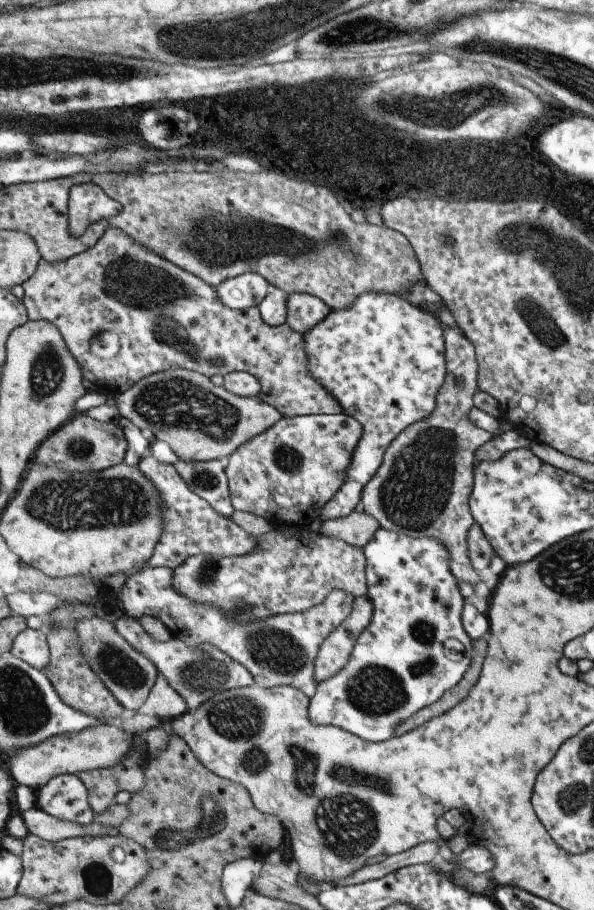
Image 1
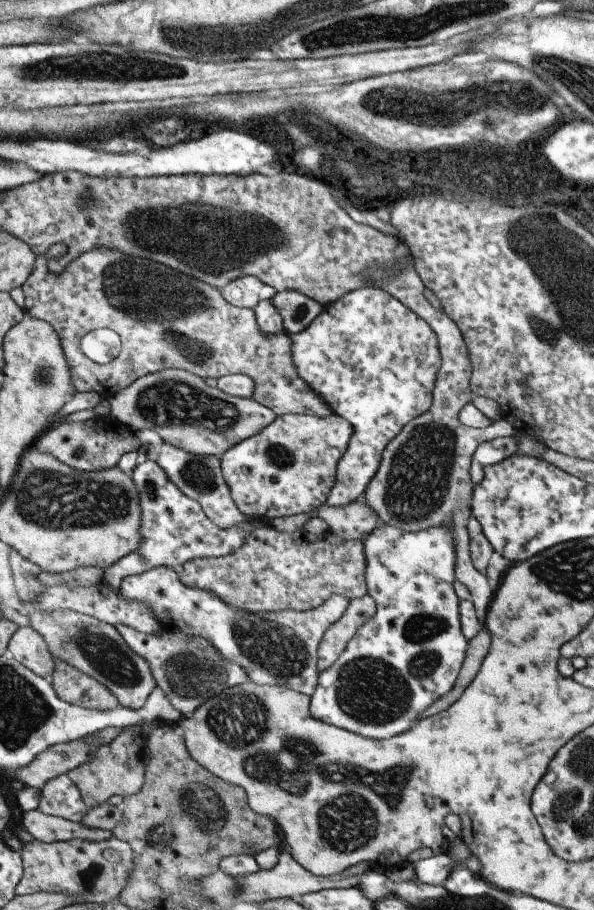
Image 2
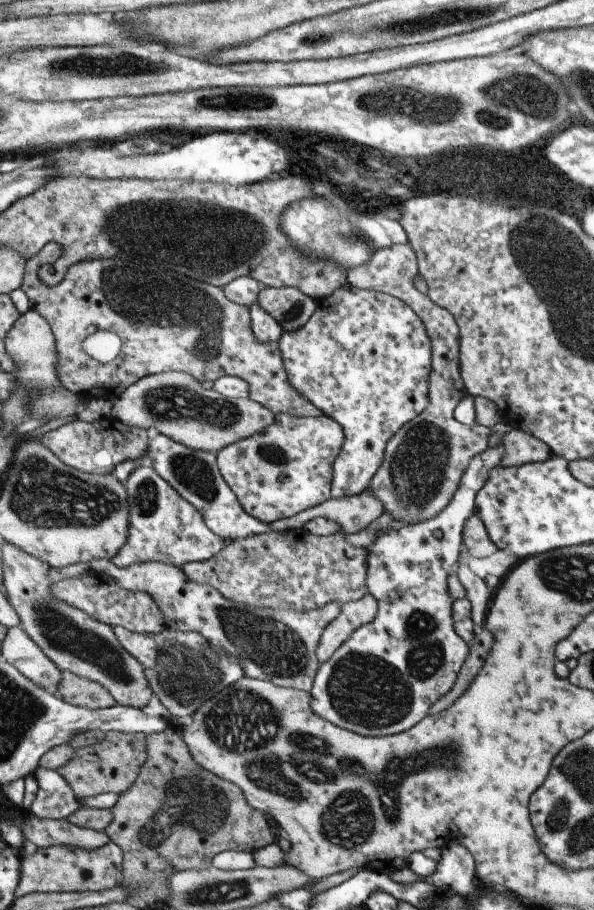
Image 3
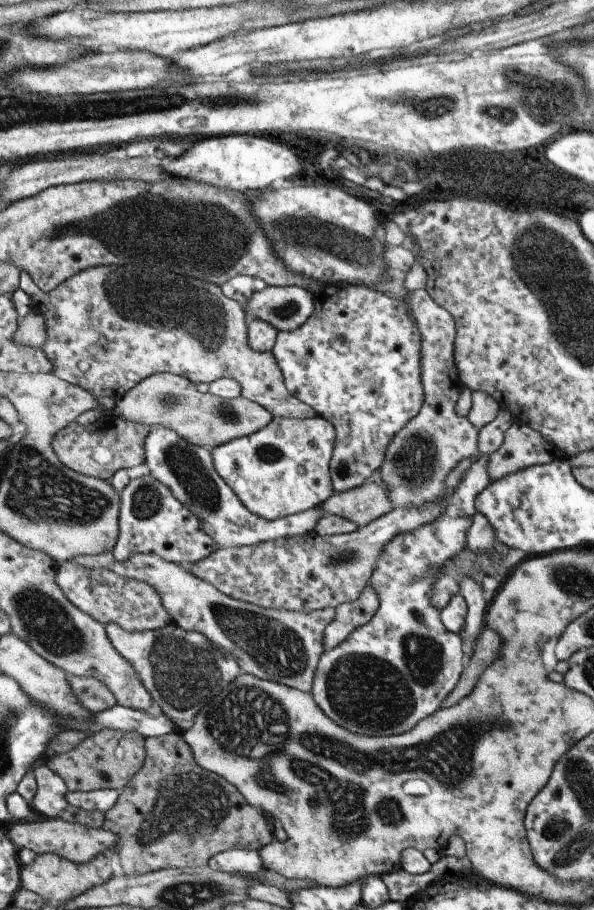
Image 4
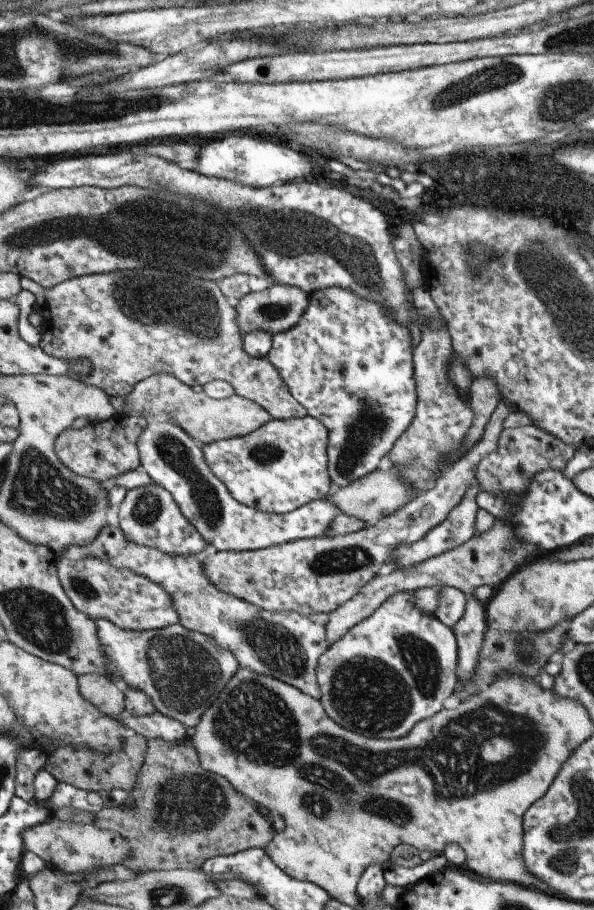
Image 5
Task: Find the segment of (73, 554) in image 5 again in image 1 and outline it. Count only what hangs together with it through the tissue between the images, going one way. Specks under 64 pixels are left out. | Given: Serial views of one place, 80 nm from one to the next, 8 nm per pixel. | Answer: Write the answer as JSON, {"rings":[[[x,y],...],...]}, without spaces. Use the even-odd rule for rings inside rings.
{"rings":[[[170,567],[147,568],[138,574],[127,578],[127,582],[117,597],[119,607],[132,618],[141,620],[143,617],[153,617],[161,620],[170,628],[174,637],[182,639],[190,646],[201,644],[213,644],[225,654],[231,656],[236,662],[241,662],[254,675],[256,684],[266,688],[273,686],[291,686],[302,692],[307,698],[314,697],[317,683],[313,678],[313,662],[321,642],[331,634],[339,624],[347,618],[351,611],[354,598],[351,594],[343,593],[343,590],[331,590],[331,593],[321,604],[311,609],[295,612],[275,614],[271,618],[254,619],[253,622],[239,622],[235,618],[229,618],[223,614],[223,608],[213,604],[203,604],[187,598],[183,592],[179,592],[173,586],[175,570]]]}

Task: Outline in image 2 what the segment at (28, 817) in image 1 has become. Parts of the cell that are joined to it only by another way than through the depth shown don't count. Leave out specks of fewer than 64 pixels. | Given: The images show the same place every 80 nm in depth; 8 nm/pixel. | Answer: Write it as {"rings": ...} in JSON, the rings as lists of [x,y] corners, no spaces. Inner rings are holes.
{"rings":[[[41,810],[25,811],[22,824],[35,839],[45,843],[75,839],[102,842],[114,838],[113,831],[93,829],[79,822],[44,814]]]}

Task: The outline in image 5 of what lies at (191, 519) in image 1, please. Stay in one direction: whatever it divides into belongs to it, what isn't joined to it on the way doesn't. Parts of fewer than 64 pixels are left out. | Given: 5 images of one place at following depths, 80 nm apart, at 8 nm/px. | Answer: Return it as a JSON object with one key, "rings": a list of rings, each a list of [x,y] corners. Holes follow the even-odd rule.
{"rings":[[[153,483],[127,491],[119,507],[119,526],[136,545],[156,548],[176,557],[190,557],[203,552],[210,542],[183,514],[175,497],[164,486]]]}

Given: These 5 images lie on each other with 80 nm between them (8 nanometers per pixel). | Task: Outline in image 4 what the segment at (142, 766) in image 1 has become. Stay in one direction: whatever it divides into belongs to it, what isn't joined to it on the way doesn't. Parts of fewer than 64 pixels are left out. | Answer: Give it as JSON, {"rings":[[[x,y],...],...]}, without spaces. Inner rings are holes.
{"rings":[[[103,729],[95,731],[93,736],[86,738],[72,751],[49,758],[46,765],[63,778],[69,791],[78,793],[101,789],[122,791],[142,769],[145,761],[146,737],[139,733]]]}

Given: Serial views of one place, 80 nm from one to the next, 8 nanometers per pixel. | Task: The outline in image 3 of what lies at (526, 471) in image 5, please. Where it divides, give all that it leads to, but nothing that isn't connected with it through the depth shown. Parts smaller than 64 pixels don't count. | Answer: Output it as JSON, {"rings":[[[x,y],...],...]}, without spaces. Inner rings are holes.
{"rings":[[[509,427],[501,442],[504,444],[504,455],[499,464],[501,466],[540,463],[553,456],[551,449],[545,443],[518,428]]]}

